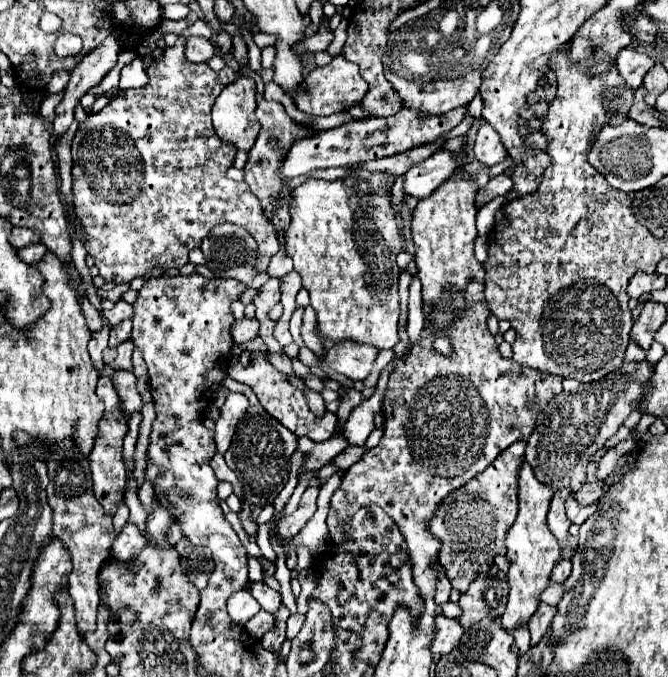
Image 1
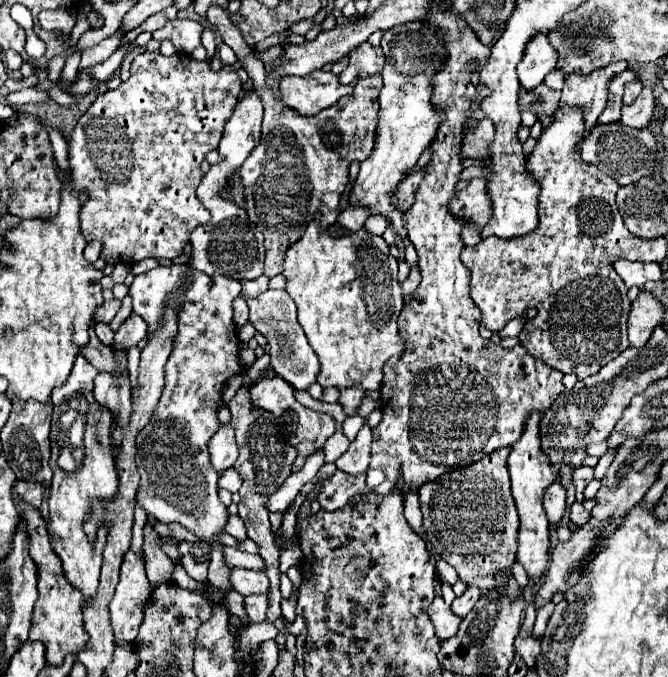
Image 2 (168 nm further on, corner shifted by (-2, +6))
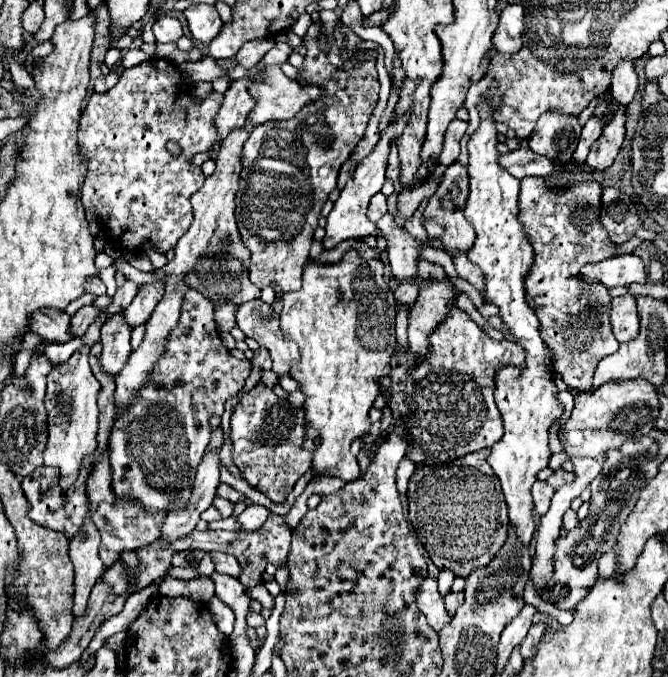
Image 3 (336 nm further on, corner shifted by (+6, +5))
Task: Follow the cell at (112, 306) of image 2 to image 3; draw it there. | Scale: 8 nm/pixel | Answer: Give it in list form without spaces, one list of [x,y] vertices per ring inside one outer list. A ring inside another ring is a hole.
[[[83,306],[73,318],[71,318],[71,334],[73,336],[83,336],[89,328],[89,324],[99,316],[99,310],[95,306]]]

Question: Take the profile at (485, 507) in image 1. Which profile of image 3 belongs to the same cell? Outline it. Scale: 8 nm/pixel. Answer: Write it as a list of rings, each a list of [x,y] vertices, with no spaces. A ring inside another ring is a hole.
[[[485,448],[479,452],[467,454],[465,458],[447,460],[443,464],[417,466],[407,488],[409,522],[413,524],[415,534],[419,536],[423,548],[427,550],[429,558],[439,570],[447,568],[461,578],[467,578],[479,566],[487,566],[507,538],[507,528],[509,528],[507,504],[501,494],[501,484],[497,482],[497,476],[493,474],[487,462],[487,456],[489,456],[489,450]]]

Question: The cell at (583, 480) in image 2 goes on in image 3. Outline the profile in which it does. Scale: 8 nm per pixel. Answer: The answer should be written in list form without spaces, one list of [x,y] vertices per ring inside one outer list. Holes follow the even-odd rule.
[[[559,468],[559,470],[555,470],[555,472],[547,478],[547,484],[549,484],[549,486],[553,486],[553,488],[557,490],[557,488],[561,488],[563,484],[573,482],[573,478],[575,478],[575,474],[573,474],[573,472],[565,472],[563,468]]]

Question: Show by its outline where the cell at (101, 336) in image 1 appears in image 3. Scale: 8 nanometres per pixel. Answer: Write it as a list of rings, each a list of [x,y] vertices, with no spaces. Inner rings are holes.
[[[81,346],[65,364],[59,364],[47,376],[45,408],[49,414],[49,442],[43,452],[47,466],[57,466],[61,470],[61,488],[67,490],[79,474],[83,456],[95,452],[97,448],[97,418],[99,418],[99,382],[89,366],[89,346]]]

